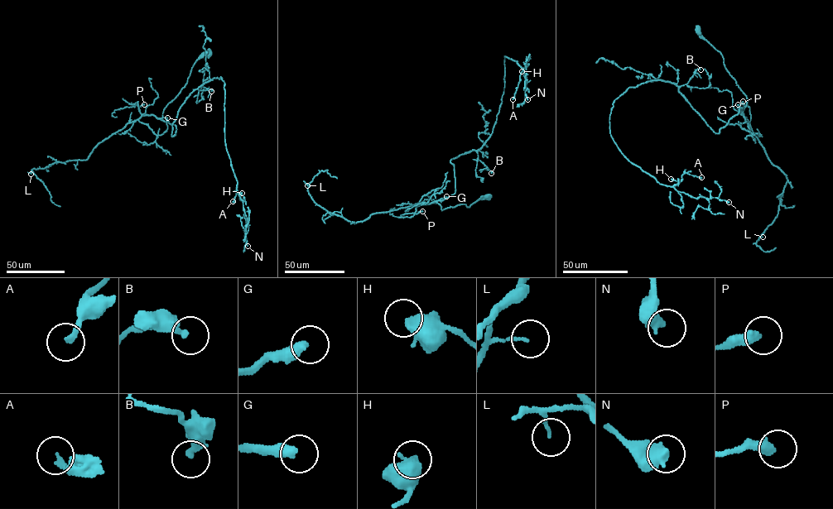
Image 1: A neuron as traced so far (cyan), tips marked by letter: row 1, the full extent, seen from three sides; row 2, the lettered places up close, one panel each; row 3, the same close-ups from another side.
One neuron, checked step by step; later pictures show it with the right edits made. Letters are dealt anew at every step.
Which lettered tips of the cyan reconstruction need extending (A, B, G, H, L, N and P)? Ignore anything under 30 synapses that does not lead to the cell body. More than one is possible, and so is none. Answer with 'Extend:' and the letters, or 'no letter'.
Extend: A, G

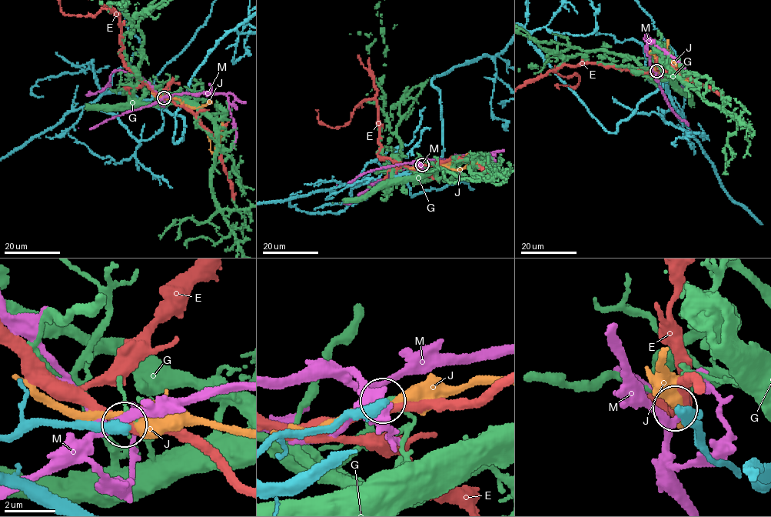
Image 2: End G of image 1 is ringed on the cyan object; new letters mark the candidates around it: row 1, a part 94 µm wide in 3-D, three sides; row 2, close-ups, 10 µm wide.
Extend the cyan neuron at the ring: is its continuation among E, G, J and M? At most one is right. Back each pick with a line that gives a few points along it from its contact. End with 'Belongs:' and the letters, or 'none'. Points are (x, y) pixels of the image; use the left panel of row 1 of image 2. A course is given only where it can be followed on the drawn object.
Belongs: none

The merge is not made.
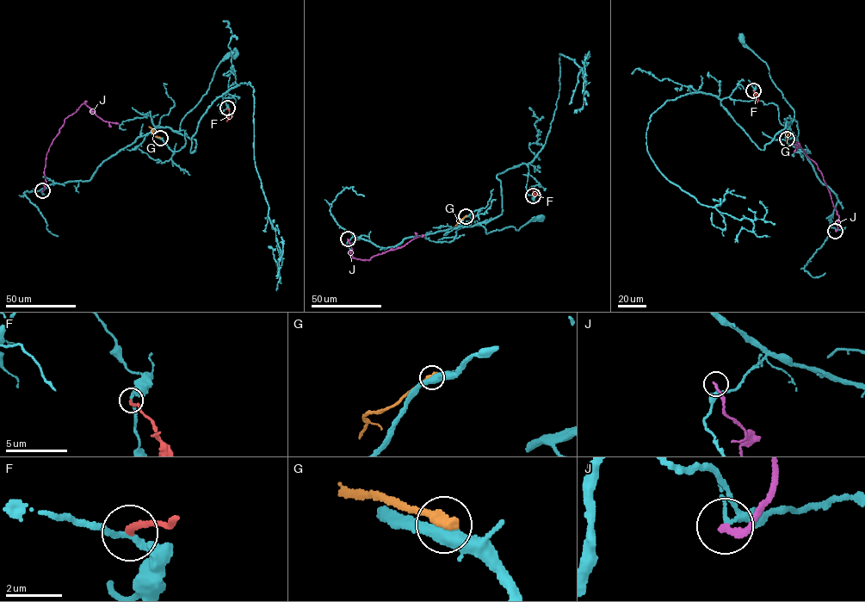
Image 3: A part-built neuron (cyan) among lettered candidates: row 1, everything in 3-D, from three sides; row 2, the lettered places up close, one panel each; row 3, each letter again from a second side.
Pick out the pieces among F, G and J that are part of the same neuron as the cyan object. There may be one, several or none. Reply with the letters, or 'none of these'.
none of these

